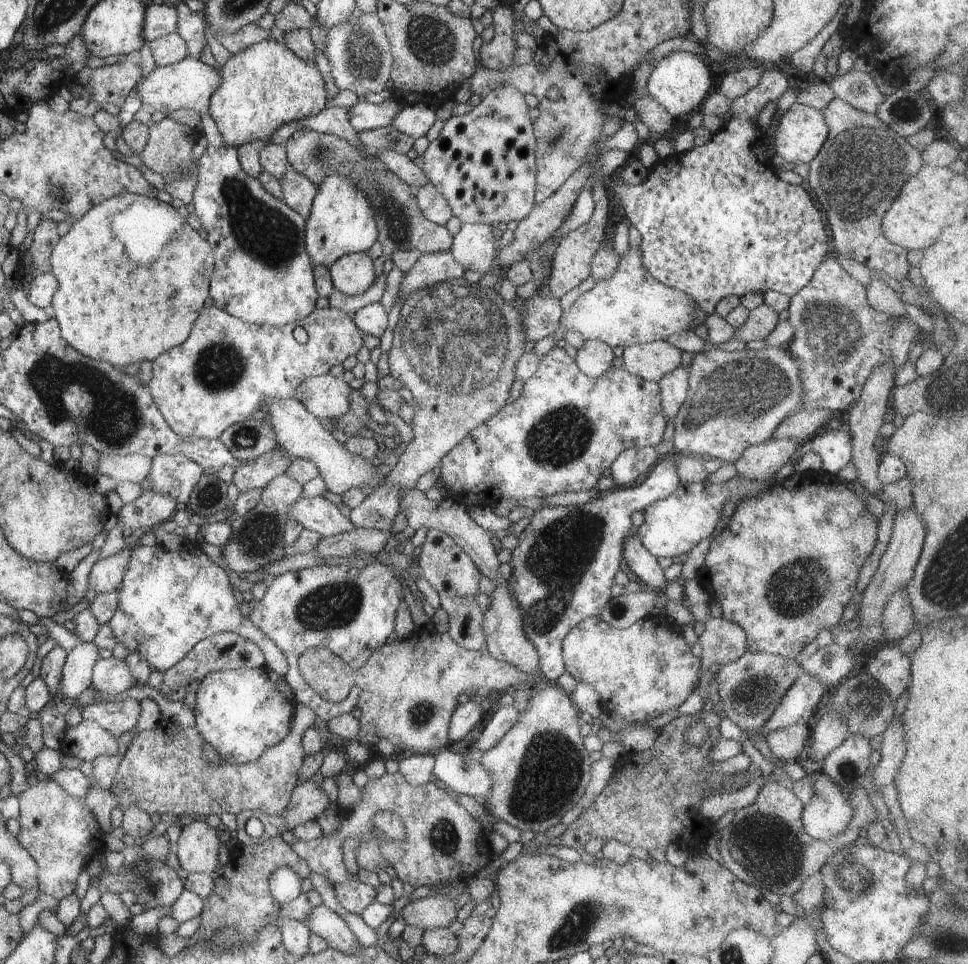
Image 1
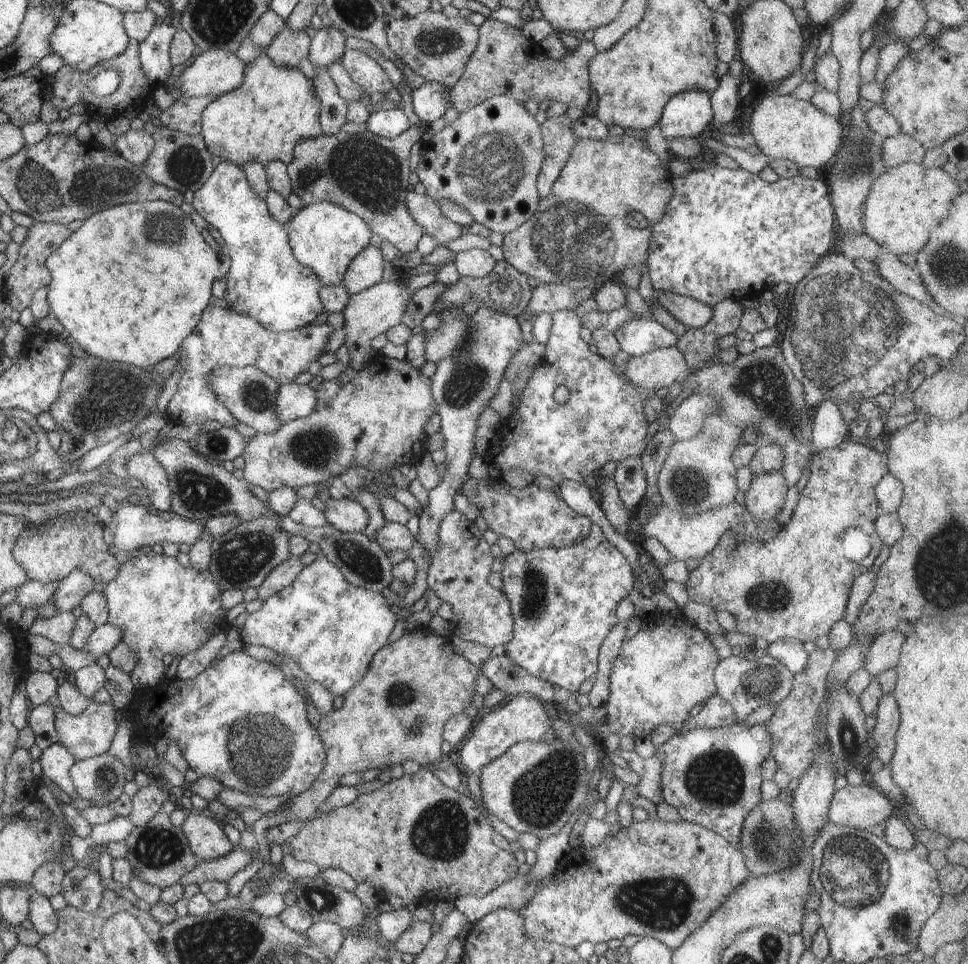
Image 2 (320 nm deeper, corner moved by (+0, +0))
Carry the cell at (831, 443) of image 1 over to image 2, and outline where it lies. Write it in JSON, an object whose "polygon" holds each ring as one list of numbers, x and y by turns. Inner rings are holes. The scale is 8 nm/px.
{"polygon":[[832,399,822,401,814,411,812,444,814,452,832,448,844,439,850,438,849,428,838,409,838,403]]}

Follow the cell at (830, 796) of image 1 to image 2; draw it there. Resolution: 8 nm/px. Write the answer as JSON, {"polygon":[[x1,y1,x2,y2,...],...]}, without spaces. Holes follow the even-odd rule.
{"polygon":[[865,781,861,785,846,785,836,790,829,806,829,822,835,825,849,826,853,829,872,830,876,824,886,822,898,809,882,791,868,785]]}

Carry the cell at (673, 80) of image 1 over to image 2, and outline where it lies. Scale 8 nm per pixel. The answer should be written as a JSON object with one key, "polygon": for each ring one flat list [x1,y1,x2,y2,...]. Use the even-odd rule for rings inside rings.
{"polygon":[[684,91,672,96,660,117,662,136,671,140,704,138,708,126,713,125,711,96,704,91]]}

